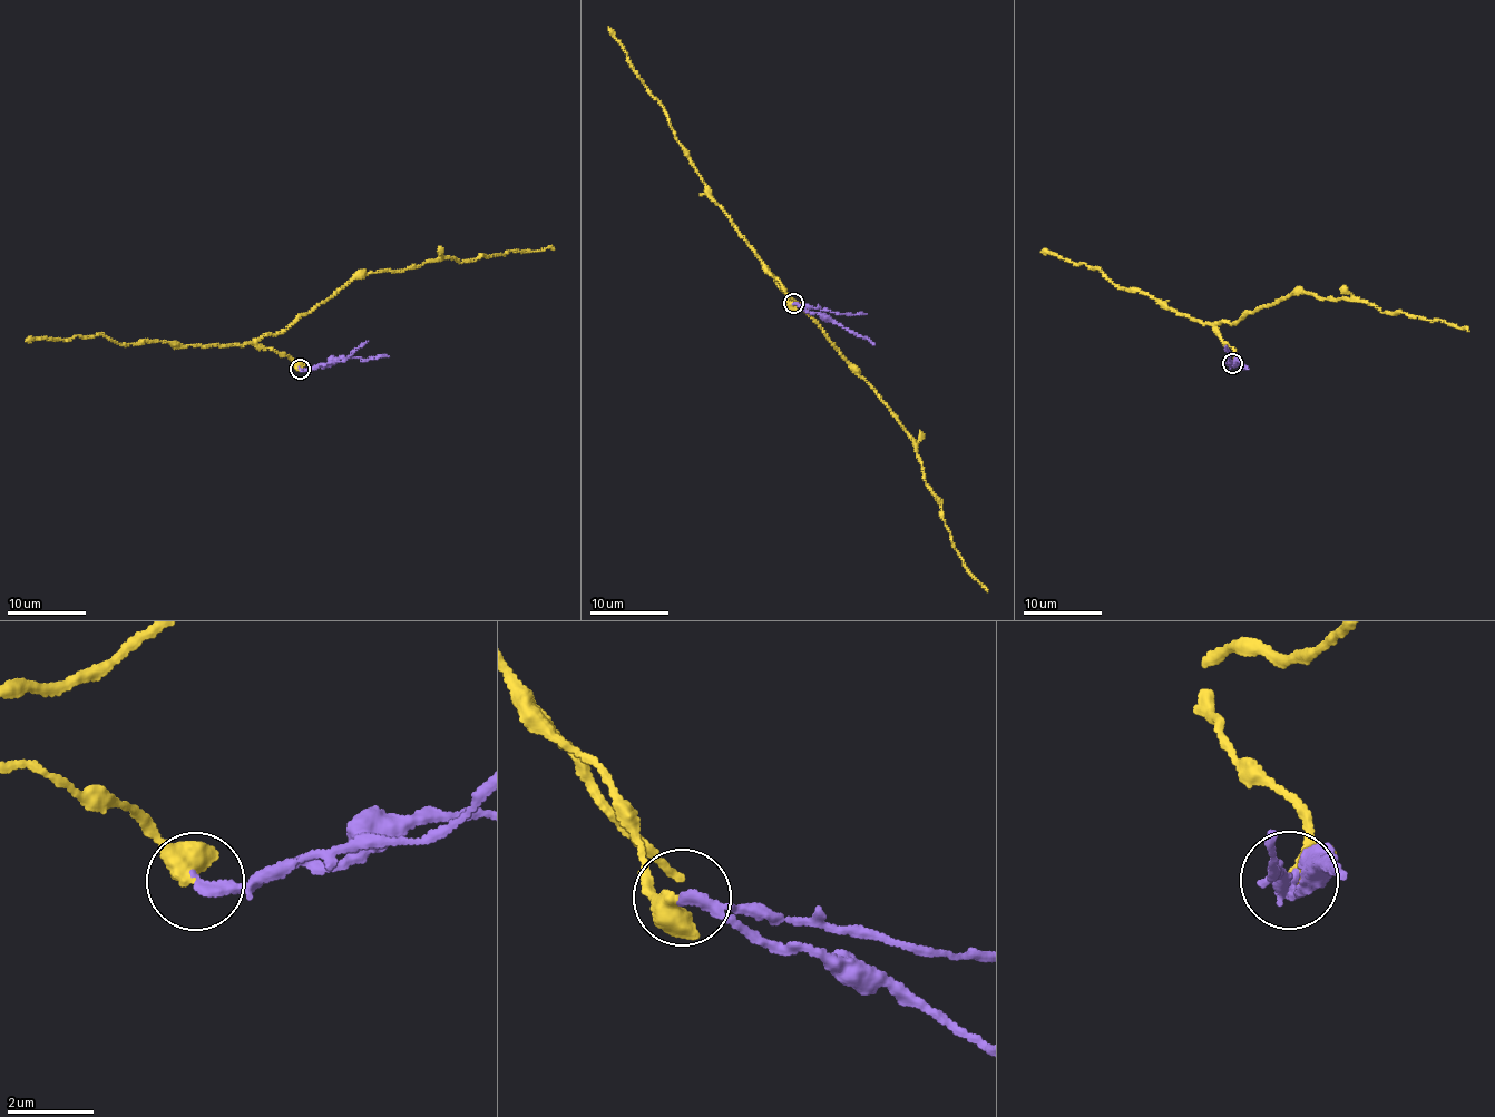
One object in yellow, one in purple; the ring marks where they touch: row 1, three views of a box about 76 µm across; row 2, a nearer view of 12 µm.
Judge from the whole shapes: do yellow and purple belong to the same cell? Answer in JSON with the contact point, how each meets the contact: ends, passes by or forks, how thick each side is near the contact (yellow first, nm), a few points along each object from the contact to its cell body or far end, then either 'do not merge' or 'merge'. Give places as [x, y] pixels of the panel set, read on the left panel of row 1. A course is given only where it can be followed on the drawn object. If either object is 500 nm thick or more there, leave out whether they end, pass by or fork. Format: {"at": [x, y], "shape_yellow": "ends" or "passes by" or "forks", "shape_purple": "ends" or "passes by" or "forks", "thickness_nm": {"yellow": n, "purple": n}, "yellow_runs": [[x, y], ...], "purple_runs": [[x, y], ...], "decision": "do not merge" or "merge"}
{"at": [300, 369], "shape_yellow": "passes by", "shape_purple": "ends", "thickness_nm": {"yellow": 320, "purple": 260}, "yellow_runs": [[301, 369], [257, 342], [279, 333], [350, 278], [450, 257], [462, 262], [509, 251], [554, 250]], "purple_runs": [[301, 369], [328, 366], [342, 358], [389, 356]], "decision": "do not merge"}

